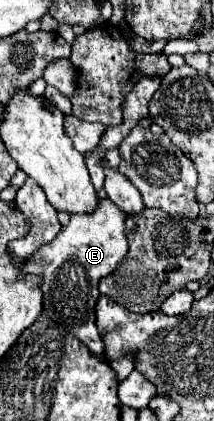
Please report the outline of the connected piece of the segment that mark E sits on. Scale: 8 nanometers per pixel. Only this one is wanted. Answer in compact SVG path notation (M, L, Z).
M100 199L94 213L70 217L70 223L62 227L58 237L42 245L24 265L24 273L42 277L40 291L44 293L42 303L48 319L58 323L66 333L72 333L94 355L104 355L104 343L96 329L98 283L102 277L108 277L128 253L124 219L126 215L110 199Z

